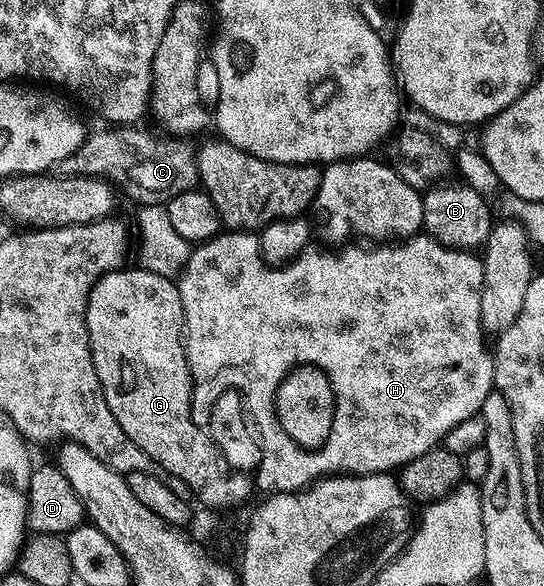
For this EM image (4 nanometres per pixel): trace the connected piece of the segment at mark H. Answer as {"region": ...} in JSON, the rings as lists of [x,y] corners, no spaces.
{"region":[[[221,232],[210,241],[199,243],[178,275],[184,309],[184,328],[192,326],[192,342],[200,342],[200,350],[216,350],[216,338],[224,334],[220,326],[224,326],[224,318],[228,318],[232,310],[260,310],[260,314],[264,314],[268,322],[292,322],[292,326],[308,326],[308,330],[316,330],[316,350],[312,350],[308,358],[316,358],[316,368],[326,372],[332,382],[336,382],[336,394],[340,394],[340,410],[336,410],[336,430],[332,430],[332,442],[328,442],[328,450],[320,450],[320,454],[300,454],[300,450],[296,450],[296,446],[292,446],[292,442],[288,442],[288,438],[284,438],[280,430],[272,430],[272,434],[268,434],[268,454],[261,454],[260,465],[254,471],[255,485],[265,486],[269,495],[299,492],[317,480],[324,480],[329,476],[386,474],[399,471],[400,467],[410,460],[437,449],[443,443],[446,432],[450,432],[450,428],[458,428],[462,420],[477,417],[484,406],[486,396],[494,390],[496,359],[490,349],[490,342],[484,339],[486,331],[480,319],[484,291],[484,260],[479,253],[456,250],[427,236],[413,236],[403,244],[372,244],[369,245],[372,246],[369,250],[363,250],[360,246],[347,246],[340,248],[345,250],[309,248],[284,266],[270,266],[264,261],[260,251],[260,240],[255,233]]]}

